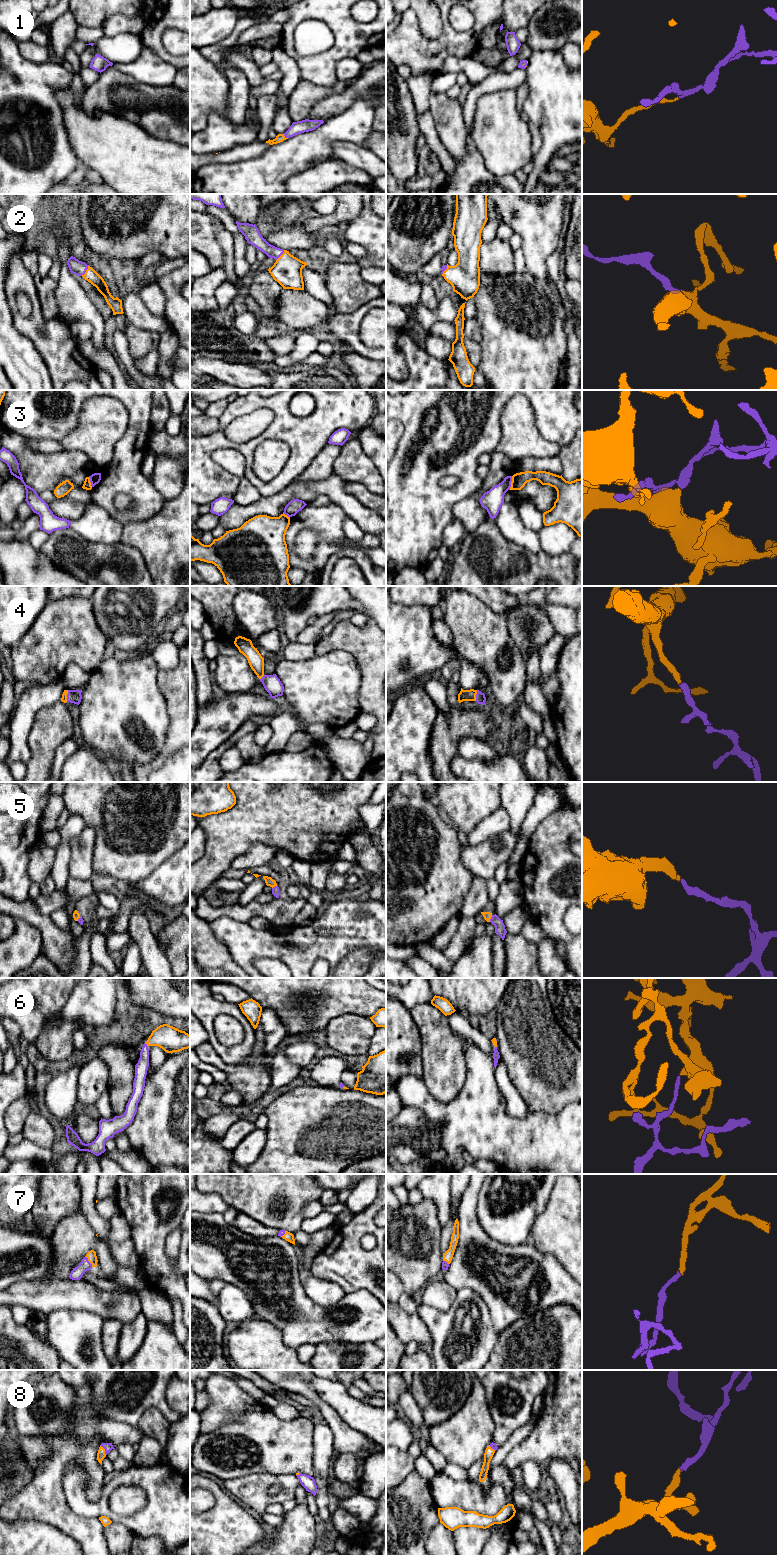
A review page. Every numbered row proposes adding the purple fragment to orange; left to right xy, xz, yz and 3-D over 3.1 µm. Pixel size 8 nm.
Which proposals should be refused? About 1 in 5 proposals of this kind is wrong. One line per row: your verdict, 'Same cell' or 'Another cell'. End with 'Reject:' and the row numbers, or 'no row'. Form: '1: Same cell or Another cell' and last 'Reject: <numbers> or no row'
1: Same cell
2: Same cell
3: Another cell
4: Same cell
5: Same cell
6: Same cell
7: Same cell
8: Same cell
Reject: 3

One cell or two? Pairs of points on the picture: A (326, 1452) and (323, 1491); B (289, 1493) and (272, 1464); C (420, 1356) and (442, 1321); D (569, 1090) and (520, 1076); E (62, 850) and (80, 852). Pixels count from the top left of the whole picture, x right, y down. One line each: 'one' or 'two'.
A: one
B: two
C: two
D: one
E: two

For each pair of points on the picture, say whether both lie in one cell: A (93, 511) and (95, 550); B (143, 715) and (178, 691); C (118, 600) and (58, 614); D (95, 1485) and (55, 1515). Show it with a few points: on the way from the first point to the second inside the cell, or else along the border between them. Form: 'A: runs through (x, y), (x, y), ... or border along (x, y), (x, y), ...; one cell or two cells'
A: border along (74, 531), (92, 542), (119, 542); two cells
B: border along (156, 677), (158, 688), (165, 700), (170, 722); two cells
C: border along (90, 598), (95, 622), (100, 628); two cells
D: runs through (85, 1460), (70, 1455), (55, 1470), (55, 1490); one cell

